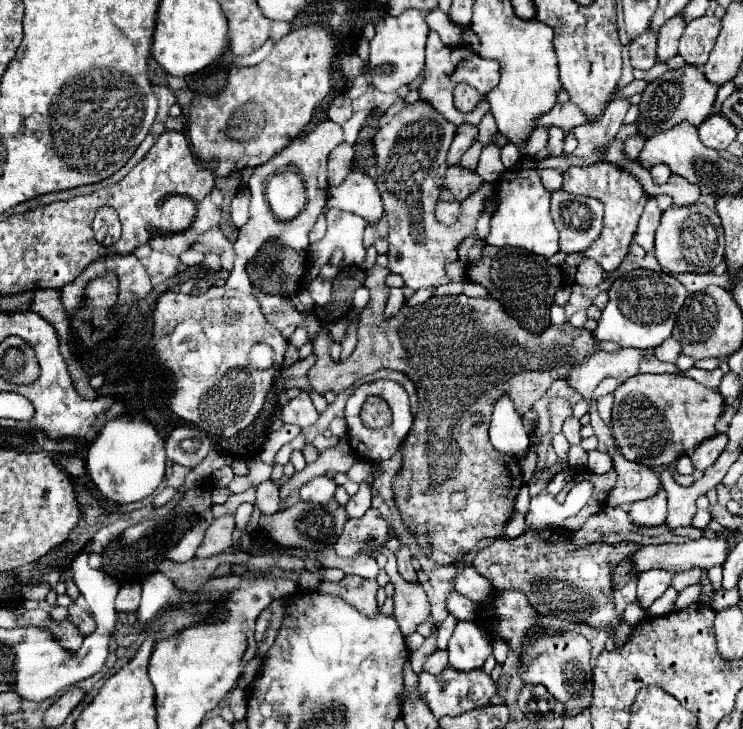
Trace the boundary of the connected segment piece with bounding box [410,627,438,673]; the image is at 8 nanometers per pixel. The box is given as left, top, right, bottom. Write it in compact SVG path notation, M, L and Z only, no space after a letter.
M434 627L434 629L432 629L432 633L430 633L430 637L426 637L426 641L424 641L416 651L412 651L412 653L410 653L412 667L414 667L414 671L416 671L416 673L420 673L420 671L422 671L422 665L426 663L426 659L428 659L436 649L438 649L438 645L436 645L436 627Z

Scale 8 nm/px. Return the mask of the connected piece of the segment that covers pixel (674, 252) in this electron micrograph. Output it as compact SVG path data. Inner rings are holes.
M694 203L686 207L674 205L666 209L656 231L654 255L662 269L670 273L710 273L724 257L724 231L718 213L708 209L704 203Z

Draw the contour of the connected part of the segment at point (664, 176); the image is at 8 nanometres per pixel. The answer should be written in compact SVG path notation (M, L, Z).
M656 165L656 167L650 169L650 173L652 173L654 183L658 183L658 185L662 185L664 181L668 181L668 177L672 175L672 171L668 169L668 165Z

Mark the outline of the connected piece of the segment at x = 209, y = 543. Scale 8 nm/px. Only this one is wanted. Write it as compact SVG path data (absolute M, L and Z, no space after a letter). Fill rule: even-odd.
M224 515L220 519L216 519L208 527L208 531L204 535L204 541L198 547L194 559L206 559L210 555L216 555L216 553L228 549L232 545L232 541L230 541L232 529L234 529L234 515Z

